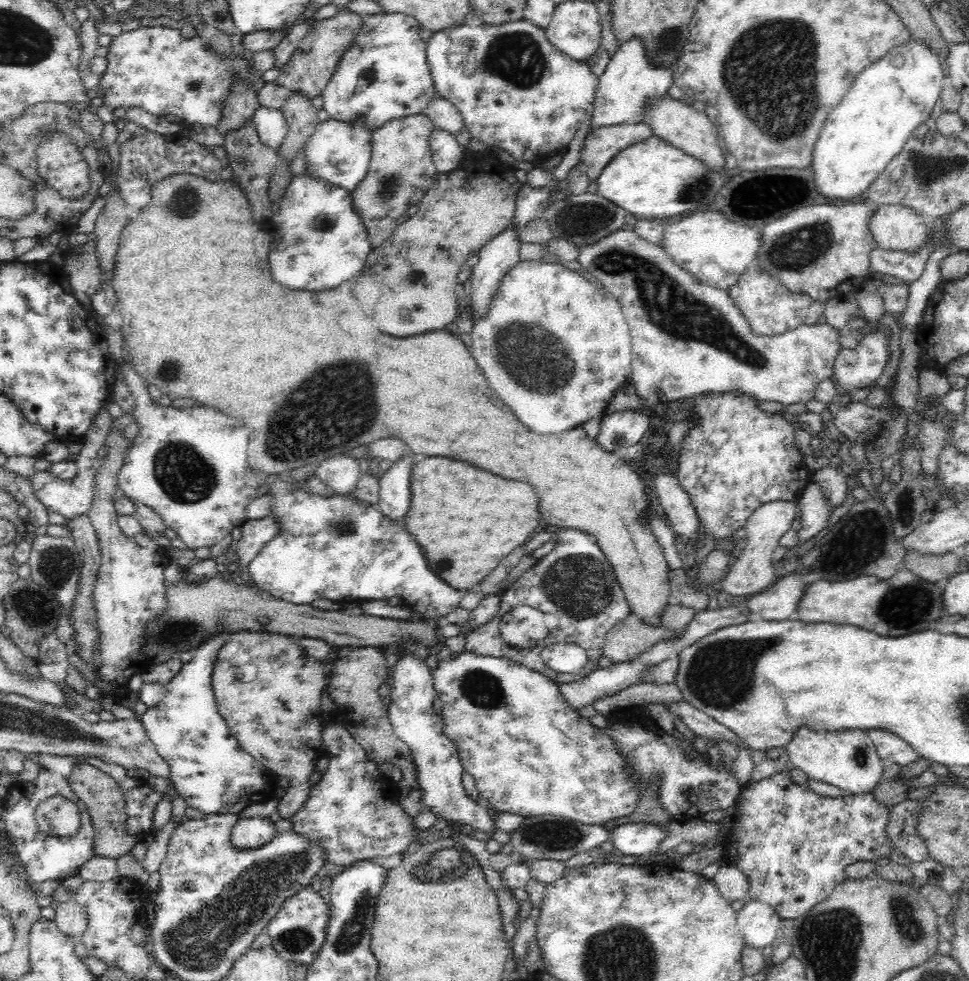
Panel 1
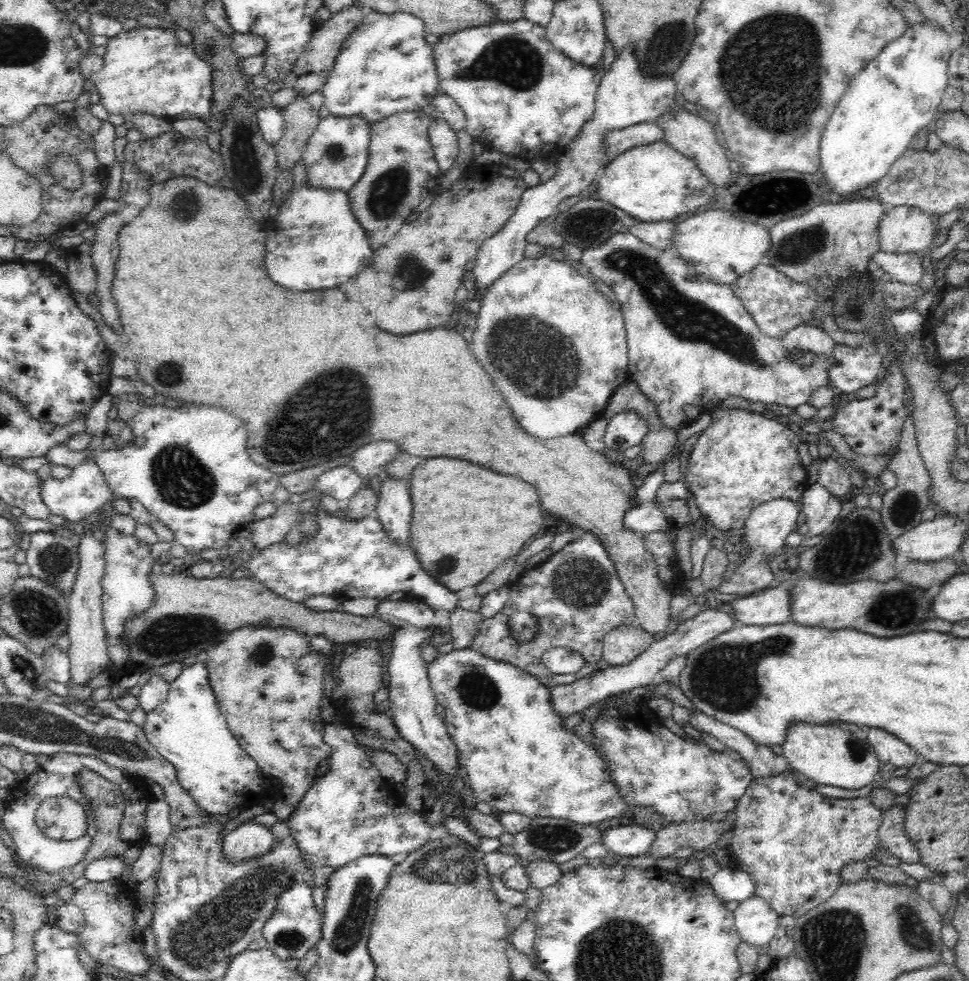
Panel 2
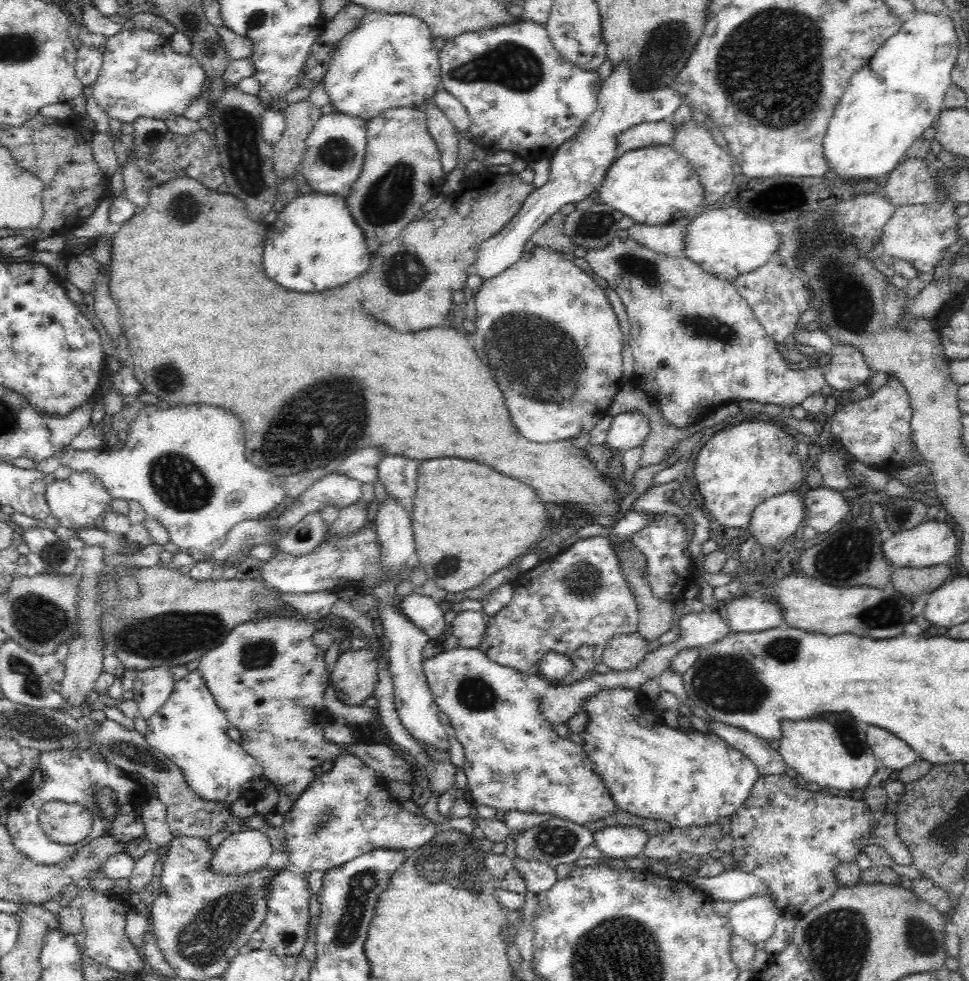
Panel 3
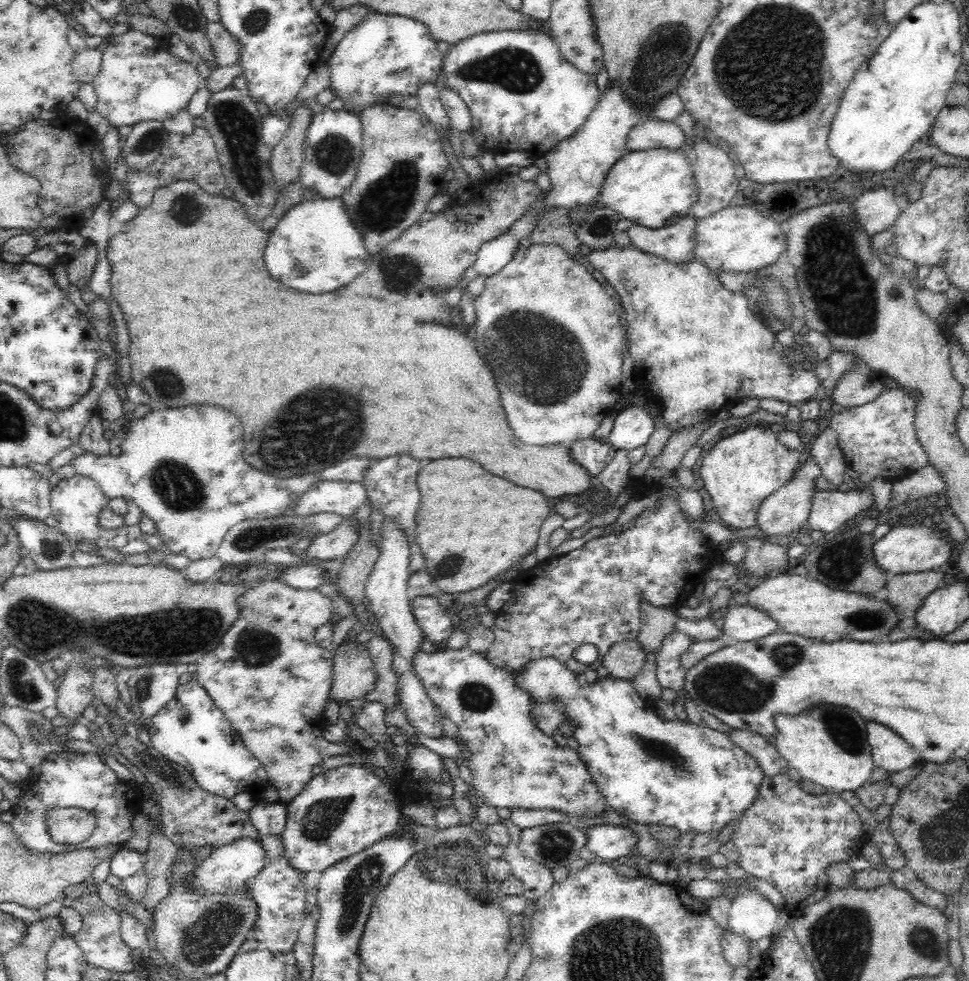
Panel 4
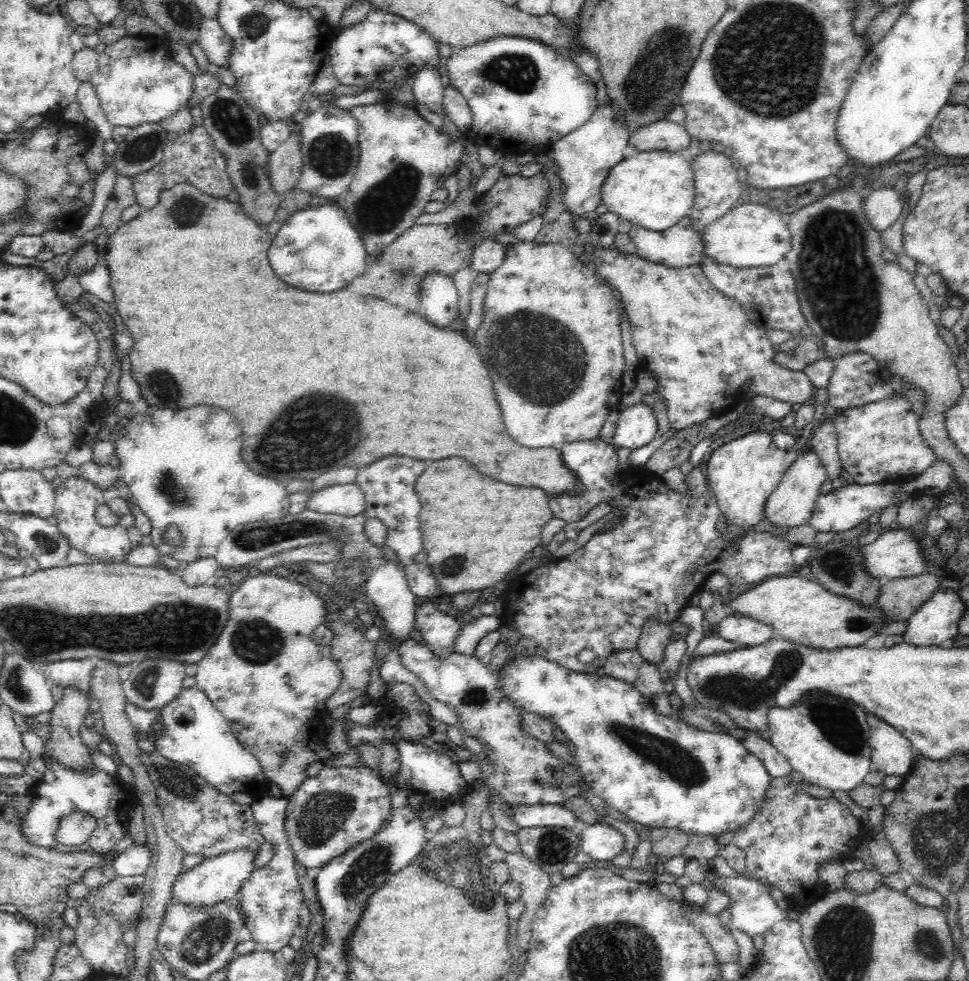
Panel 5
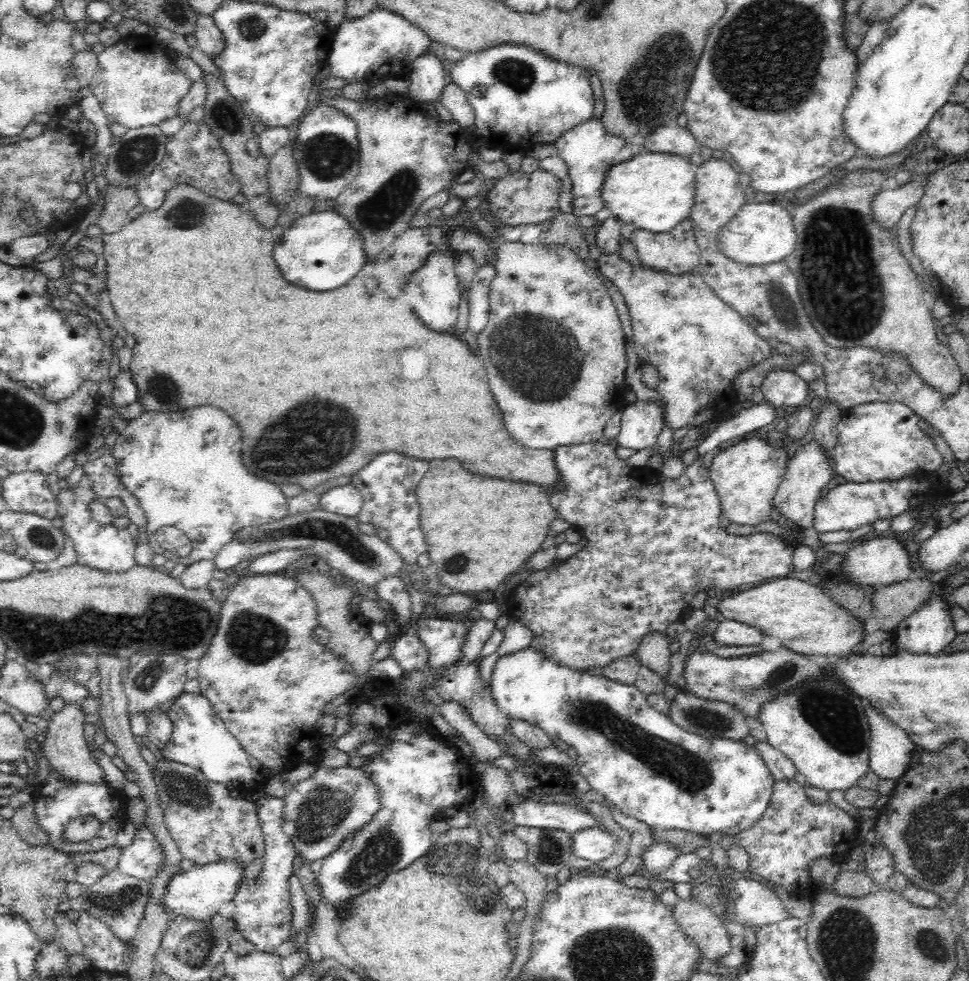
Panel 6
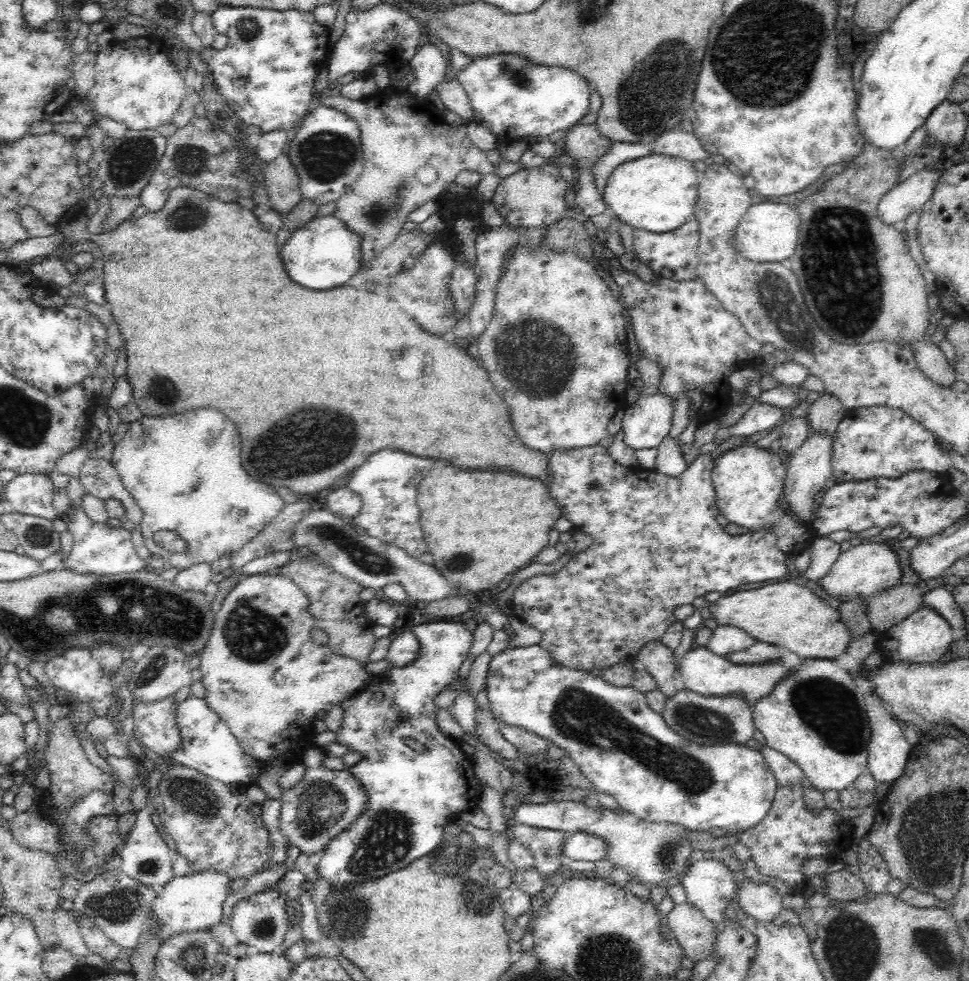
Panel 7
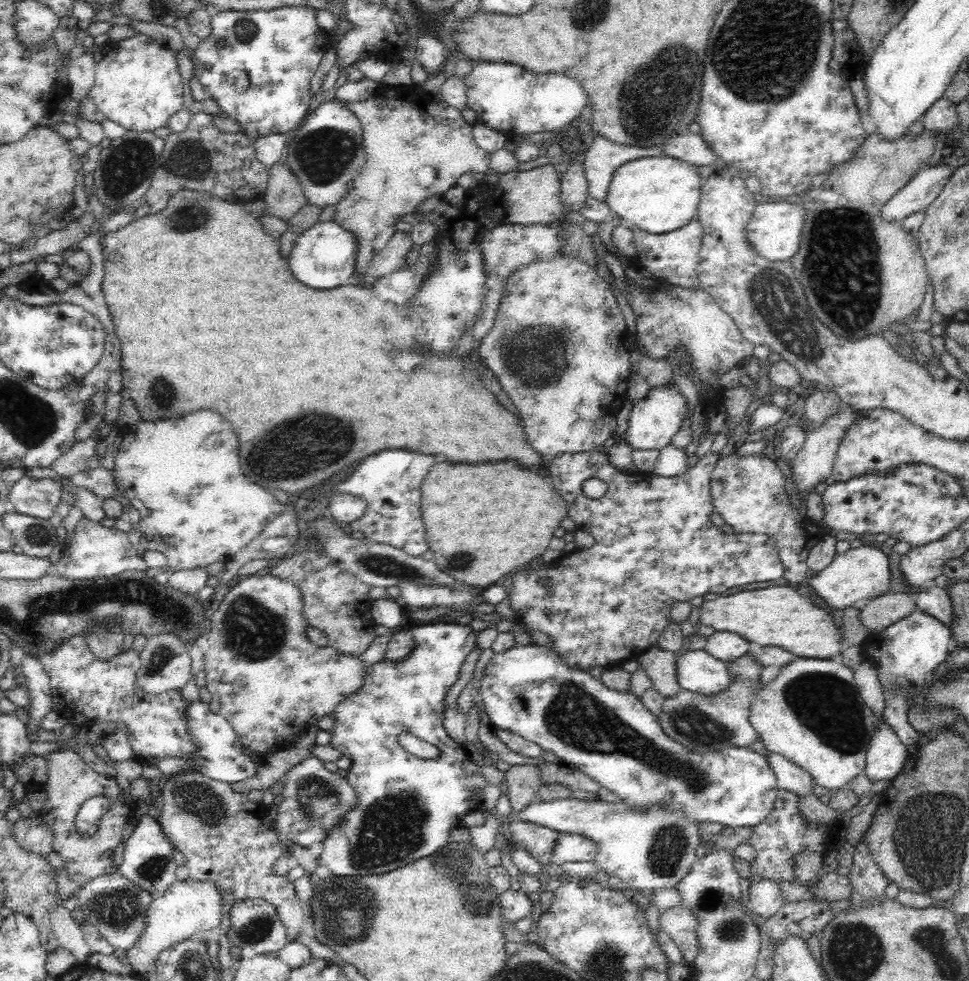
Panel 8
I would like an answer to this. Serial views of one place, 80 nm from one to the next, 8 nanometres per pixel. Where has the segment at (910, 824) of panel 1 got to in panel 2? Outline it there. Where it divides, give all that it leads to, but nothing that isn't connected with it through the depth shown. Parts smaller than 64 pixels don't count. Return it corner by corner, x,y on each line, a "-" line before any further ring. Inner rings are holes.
894,805
890,810
882,811
882,822
878,826
878,839
889,852
902,863
918,863
918,851
904,833
904,806

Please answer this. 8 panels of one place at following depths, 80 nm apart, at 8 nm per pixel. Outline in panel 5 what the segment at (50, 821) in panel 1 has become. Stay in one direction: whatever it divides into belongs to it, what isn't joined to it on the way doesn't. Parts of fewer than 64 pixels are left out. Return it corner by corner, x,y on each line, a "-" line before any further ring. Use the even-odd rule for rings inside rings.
73,812
59,822
55,839
64,846
78,846
92,836
96,827
97,822
92,815
85,812

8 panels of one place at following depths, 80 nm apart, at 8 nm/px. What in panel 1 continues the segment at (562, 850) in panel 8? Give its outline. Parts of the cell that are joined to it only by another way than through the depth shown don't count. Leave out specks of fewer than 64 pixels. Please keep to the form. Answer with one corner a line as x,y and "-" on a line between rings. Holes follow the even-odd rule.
626,823
608,832
608,840
613,847
624,856
645,856
656,851
658,844
664,838
664,827
667,824
654,825
650,823

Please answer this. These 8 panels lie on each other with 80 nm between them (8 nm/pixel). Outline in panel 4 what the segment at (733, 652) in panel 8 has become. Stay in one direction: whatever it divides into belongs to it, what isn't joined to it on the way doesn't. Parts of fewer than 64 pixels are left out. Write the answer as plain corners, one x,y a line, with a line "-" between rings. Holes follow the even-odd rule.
736,605
725,609
721,630
734,642
752,642
776,633
779,628
768,613
748,605

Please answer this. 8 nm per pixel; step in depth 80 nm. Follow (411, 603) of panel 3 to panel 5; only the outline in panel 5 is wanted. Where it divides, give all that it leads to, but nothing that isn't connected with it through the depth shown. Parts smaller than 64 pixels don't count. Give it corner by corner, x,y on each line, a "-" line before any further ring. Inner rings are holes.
433,599
416,609
415,626
424,644
438,659
444,660
455,652
454,643
462,625
456,618
440,613

